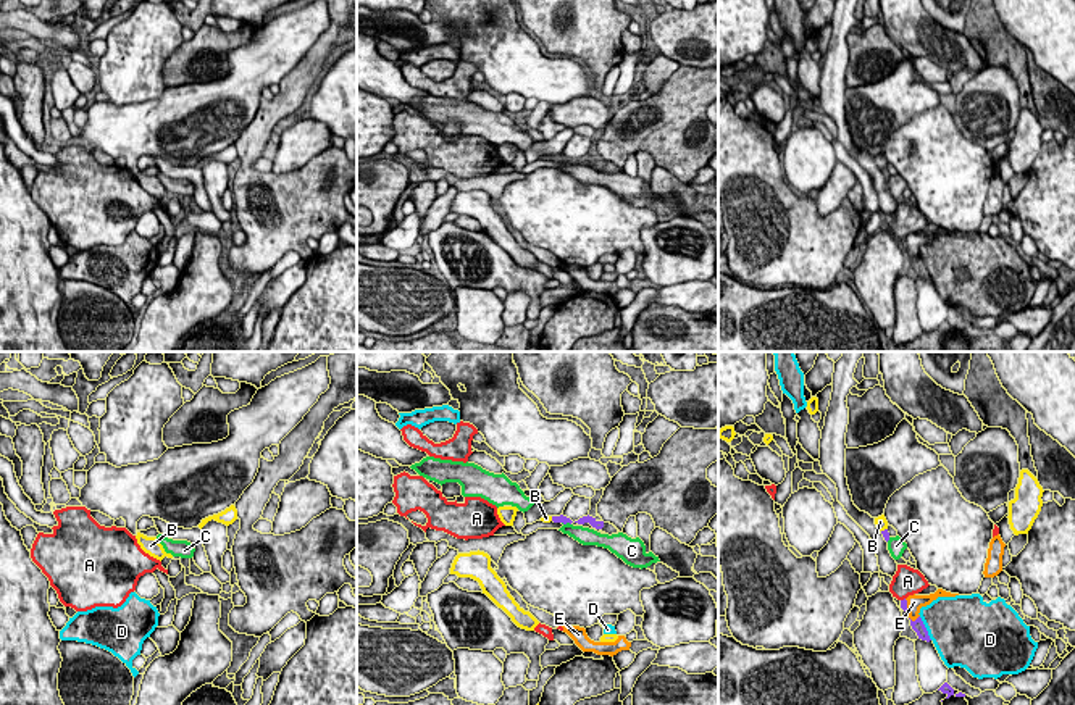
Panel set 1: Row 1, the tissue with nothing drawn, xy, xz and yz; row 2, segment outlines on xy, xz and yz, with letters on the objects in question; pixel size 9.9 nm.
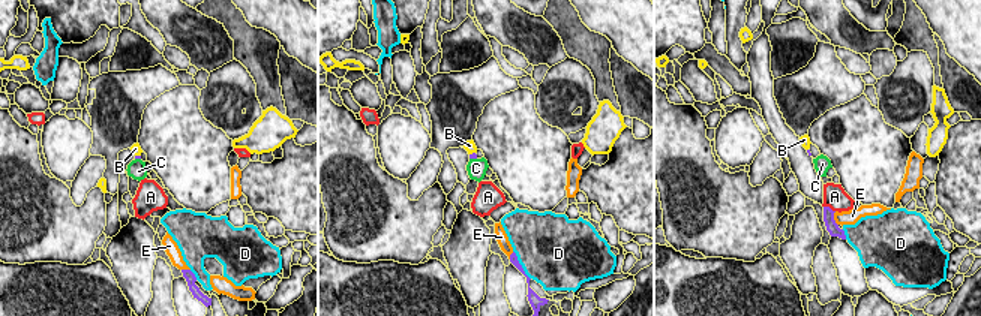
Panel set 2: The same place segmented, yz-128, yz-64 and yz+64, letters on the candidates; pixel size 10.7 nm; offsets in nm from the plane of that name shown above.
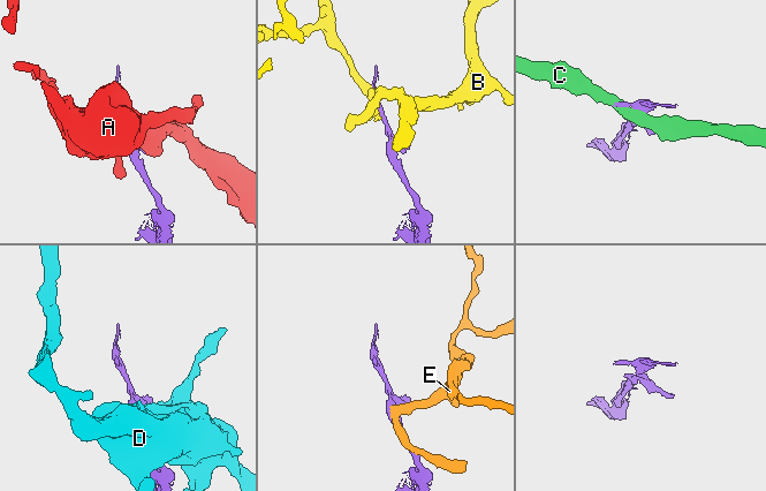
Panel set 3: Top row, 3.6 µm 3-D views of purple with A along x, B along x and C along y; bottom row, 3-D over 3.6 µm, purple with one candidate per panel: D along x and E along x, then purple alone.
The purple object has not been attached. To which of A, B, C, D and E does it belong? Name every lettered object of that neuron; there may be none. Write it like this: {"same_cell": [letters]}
{"same_cell": ["B"]}

